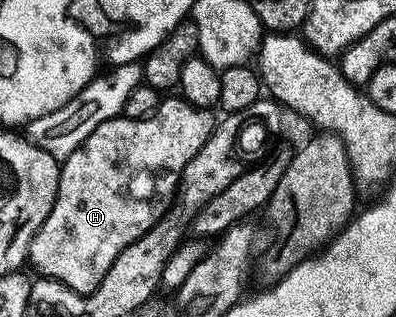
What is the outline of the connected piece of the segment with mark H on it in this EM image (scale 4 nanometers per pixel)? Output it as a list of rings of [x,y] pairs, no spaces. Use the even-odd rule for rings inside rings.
[[[174,96],[163,97],[157,110],[147,118],[119,116],[100,124],[100,128],[61,163],[54,207],[30,245],[29,265],[34,265],[41,277],[64,284],[77,294],[90,294],[104,280],[116,256],[163,221],[165,214],[162,213],[179,189],[185,166],[204,147],[216,125],[216,118],[210,115],[213,113],[209,109],[193,106],[181,96],[170,97]]]

